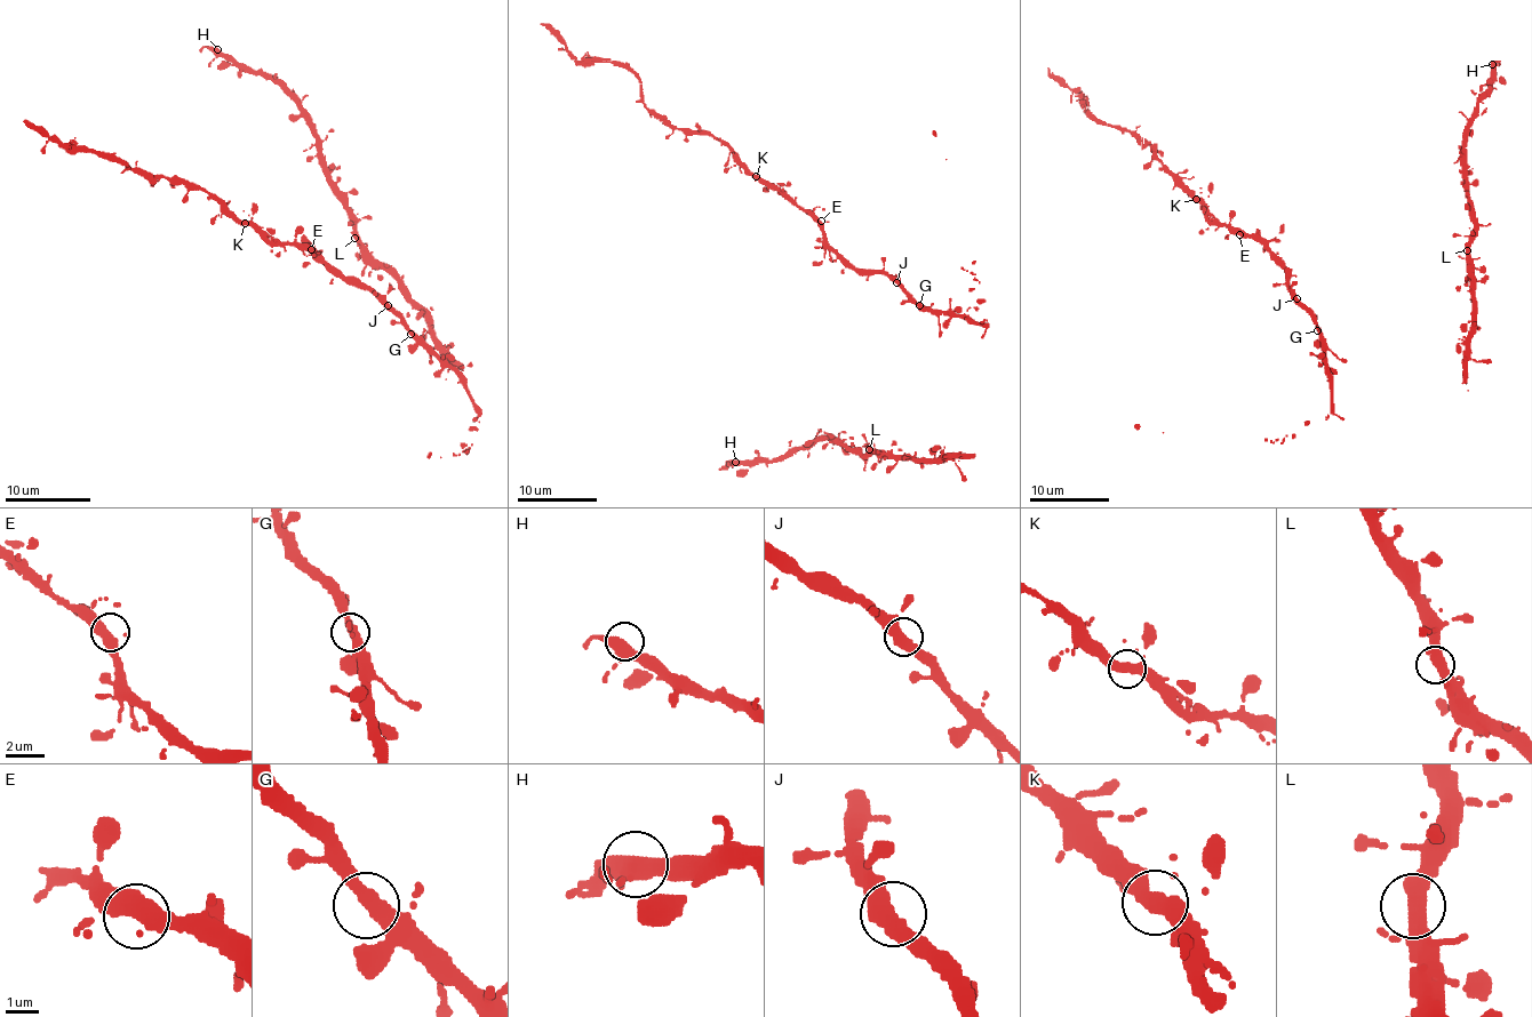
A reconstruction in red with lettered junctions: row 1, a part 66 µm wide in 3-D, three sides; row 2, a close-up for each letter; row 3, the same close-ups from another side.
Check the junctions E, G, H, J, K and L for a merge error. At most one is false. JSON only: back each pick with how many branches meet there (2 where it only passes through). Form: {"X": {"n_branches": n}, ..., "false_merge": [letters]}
{"false_merge": []}

